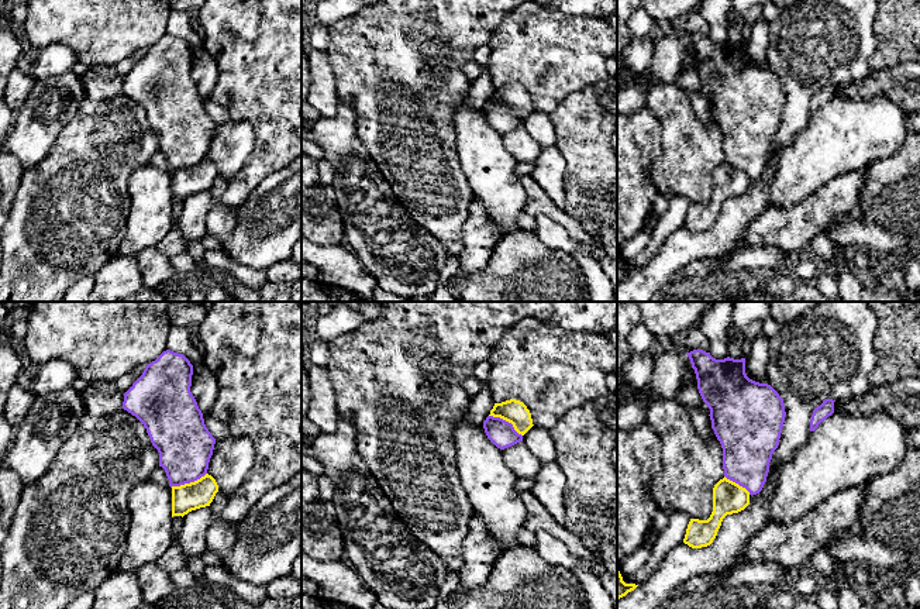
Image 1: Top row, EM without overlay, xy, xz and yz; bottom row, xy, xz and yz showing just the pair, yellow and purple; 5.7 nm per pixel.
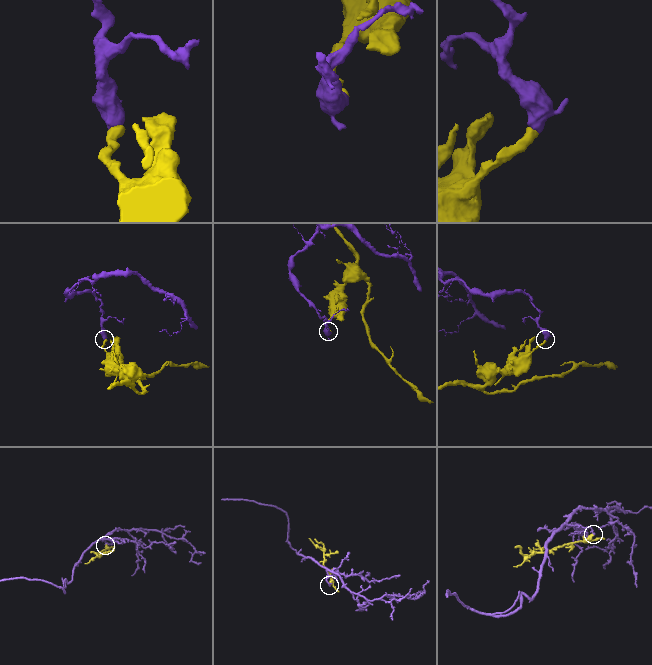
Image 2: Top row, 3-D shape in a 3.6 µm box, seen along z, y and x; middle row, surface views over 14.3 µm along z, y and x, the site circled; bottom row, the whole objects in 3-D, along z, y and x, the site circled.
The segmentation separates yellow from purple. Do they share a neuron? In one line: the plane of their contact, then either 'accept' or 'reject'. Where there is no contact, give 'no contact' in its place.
meets yellow in xz; reject

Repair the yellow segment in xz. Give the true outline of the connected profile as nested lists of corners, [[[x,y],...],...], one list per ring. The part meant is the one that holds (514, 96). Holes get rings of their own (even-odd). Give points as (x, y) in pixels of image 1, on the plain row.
[[[516,83],[495,87],[489,100],[500,102],[511,107],[514,114],[521,120],[524,120],[534,110],[527,90]]]

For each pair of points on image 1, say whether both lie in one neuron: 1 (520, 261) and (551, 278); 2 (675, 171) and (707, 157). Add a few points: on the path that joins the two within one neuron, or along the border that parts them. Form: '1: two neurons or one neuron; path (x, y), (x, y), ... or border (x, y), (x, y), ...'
1: one neuron; path (527, 268), (537, 278), (544, 278)
2: one neuron; path (684, 165), (692, 157), (699, 157)

